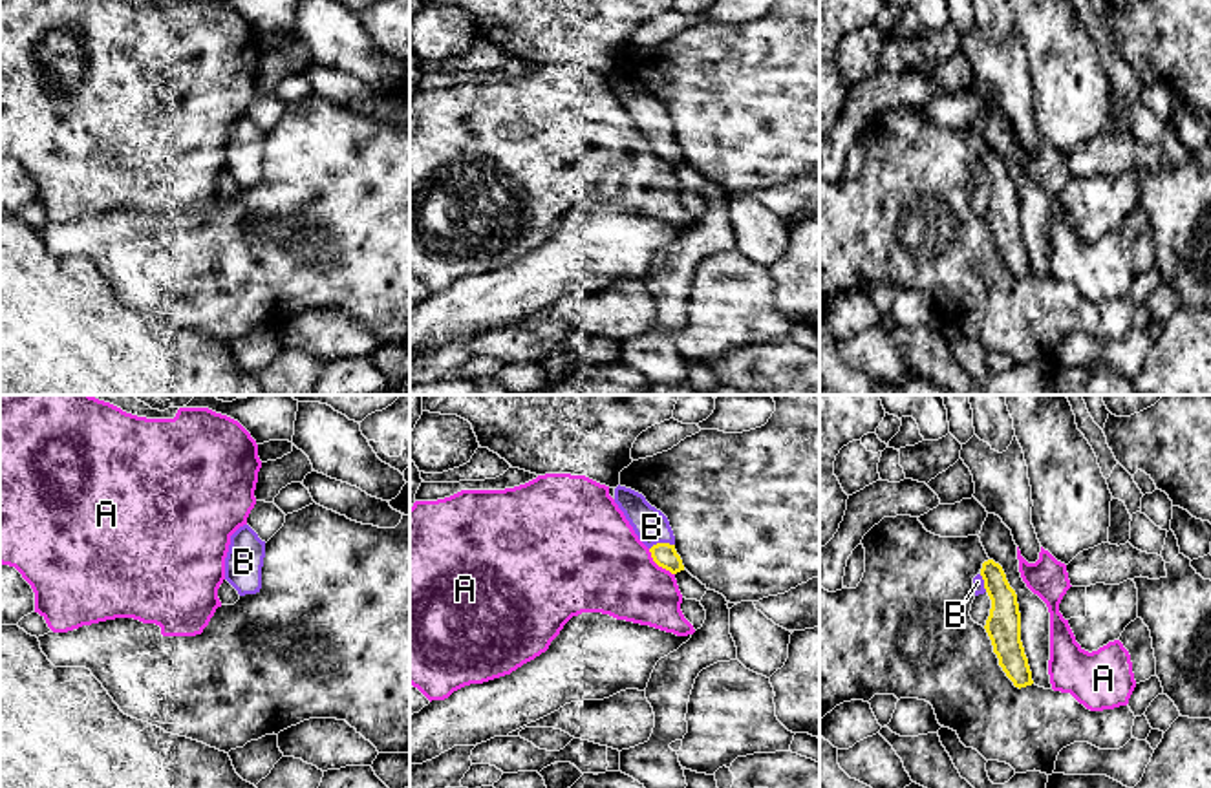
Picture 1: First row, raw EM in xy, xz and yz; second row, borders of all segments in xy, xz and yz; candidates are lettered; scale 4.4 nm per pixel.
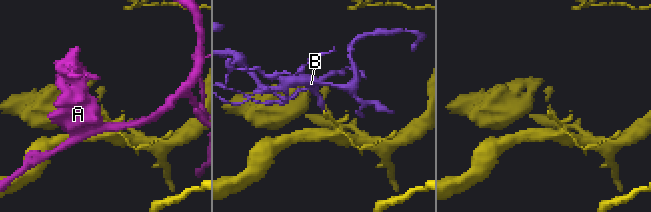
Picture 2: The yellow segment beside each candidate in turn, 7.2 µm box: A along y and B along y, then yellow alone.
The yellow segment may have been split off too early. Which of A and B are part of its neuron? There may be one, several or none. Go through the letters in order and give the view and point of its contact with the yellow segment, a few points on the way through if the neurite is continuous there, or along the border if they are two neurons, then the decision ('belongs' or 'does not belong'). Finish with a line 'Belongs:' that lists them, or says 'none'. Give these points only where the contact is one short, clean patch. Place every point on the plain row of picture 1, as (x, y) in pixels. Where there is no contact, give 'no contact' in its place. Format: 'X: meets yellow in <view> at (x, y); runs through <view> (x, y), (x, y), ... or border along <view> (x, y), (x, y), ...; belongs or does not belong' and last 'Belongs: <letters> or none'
A: meets yellow in xz at (659, 156); does not belong
B: meets yellow in xz at (661, 134); runs through xz (664, 145), (661, 134), (652, 117); belongs
Belongs: B

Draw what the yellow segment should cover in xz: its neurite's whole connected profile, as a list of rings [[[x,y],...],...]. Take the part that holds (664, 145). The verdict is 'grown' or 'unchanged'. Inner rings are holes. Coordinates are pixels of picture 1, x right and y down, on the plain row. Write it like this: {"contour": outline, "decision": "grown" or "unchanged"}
{"contour": [[[620,75],[615,79],[615,93],[659,157],[671,165],[684,161],[682,150],[675,141],[673,121],[660,101],[651,97],[642,84]]], "decision": "grown"}

